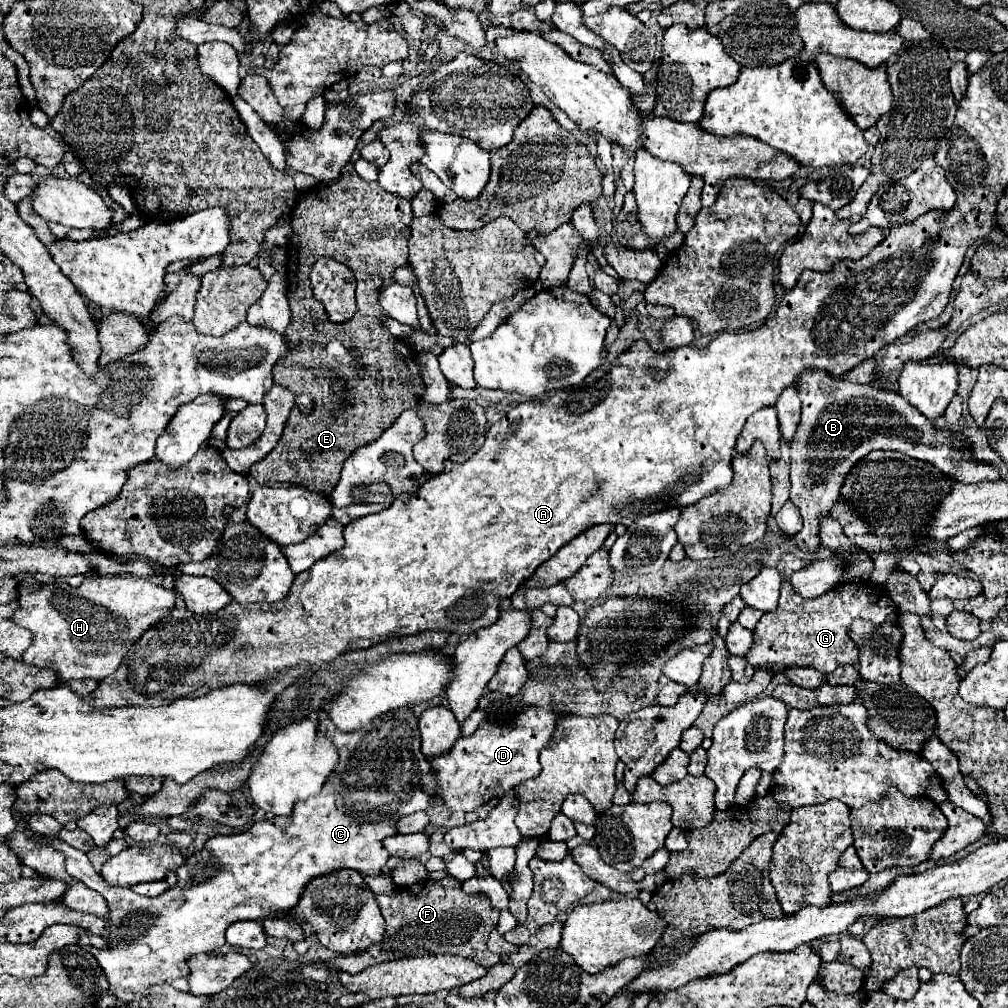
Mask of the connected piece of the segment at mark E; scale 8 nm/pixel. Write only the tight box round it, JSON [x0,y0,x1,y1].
[250,163,426,495]

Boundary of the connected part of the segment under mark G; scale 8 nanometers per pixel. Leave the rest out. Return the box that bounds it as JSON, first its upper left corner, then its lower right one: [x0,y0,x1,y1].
[744,577,898,673]

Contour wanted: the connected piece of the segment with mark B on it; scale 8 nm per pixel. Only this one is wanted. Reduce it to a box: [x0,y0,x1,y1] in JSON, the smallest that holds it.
[778,371,998,553]

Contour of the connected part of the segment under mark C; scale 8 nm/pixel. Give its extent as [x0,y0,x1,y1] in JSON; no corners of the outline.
[50,707,434,1003]

